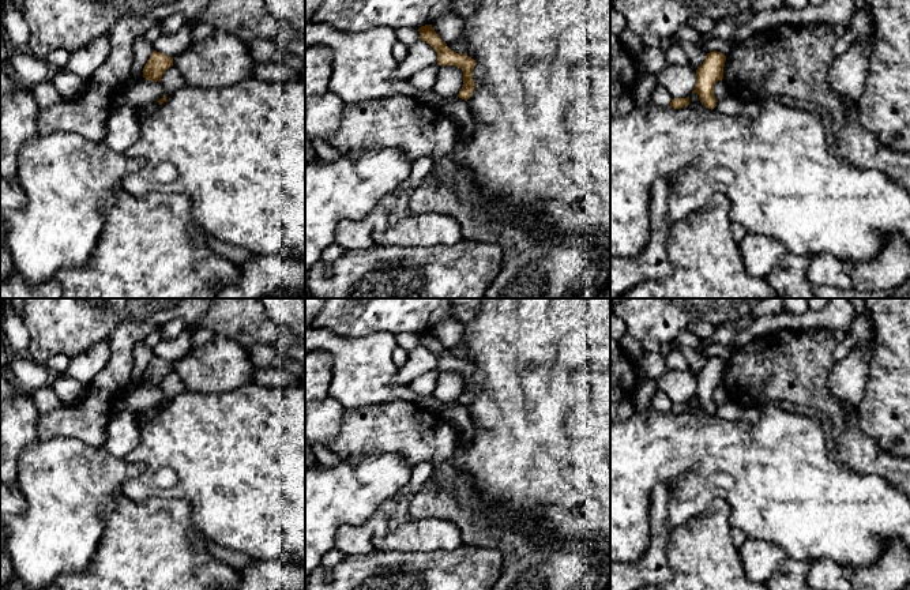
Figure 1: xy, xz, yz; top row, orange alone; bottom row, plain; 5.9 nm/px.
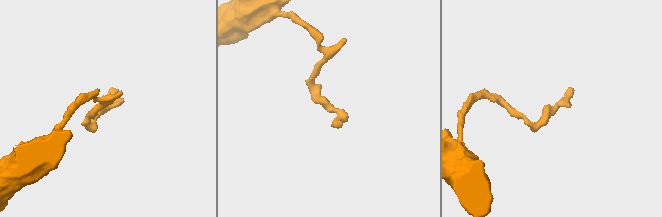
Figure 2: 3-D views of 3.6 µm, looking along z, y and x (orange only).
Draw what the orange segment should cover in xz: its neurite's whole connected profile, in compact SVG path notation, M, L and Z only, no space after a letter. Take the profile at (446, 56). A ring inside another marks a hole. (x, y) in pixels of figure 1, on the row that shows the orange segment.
M432 25L421 26L418 31L421 41L429 44L437 52L439 65L455 65L463 71L463 86L458 97L467 101L475 90L475 84L473 80L475 60L469 57L466 53L456 53L451 50L435 31Z

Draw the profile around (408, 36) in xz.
M403 27L395 30L396 41L403 42L407 46L421 41L418 29Z

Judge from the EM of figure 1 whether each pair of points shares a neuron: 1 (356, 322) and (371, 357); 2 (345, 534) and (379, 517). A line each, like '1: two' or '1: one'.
1: two
2: one

